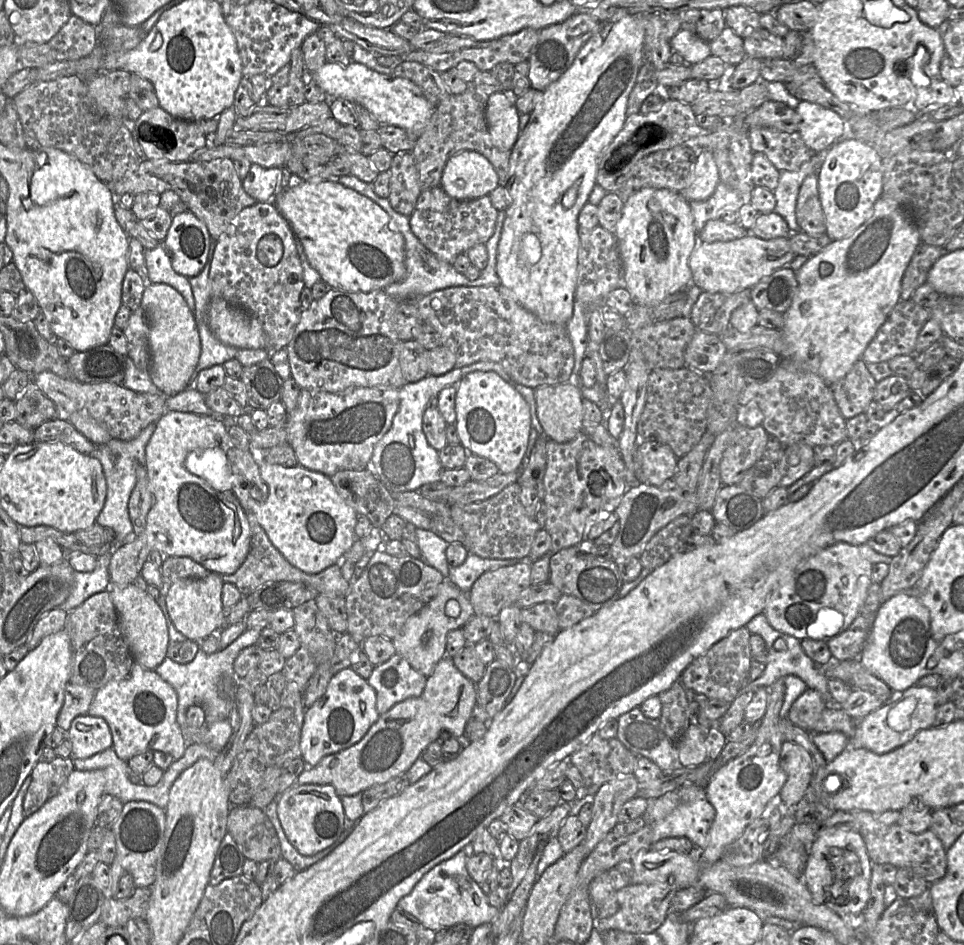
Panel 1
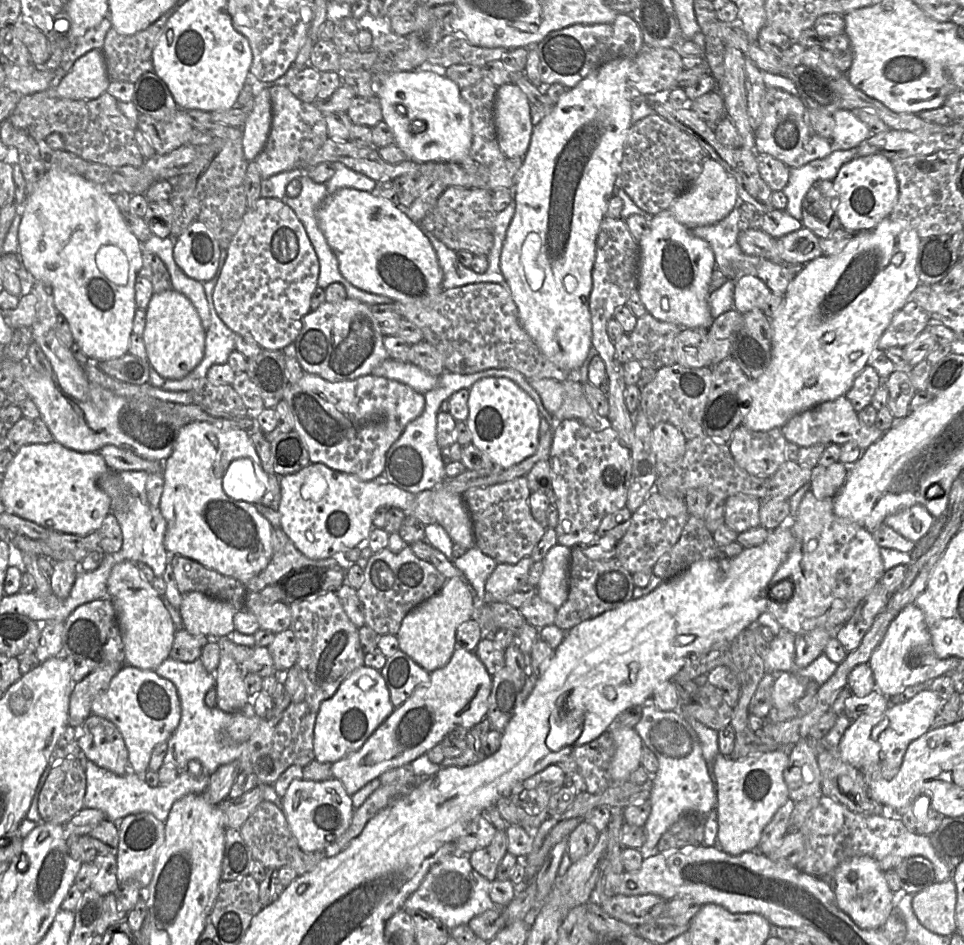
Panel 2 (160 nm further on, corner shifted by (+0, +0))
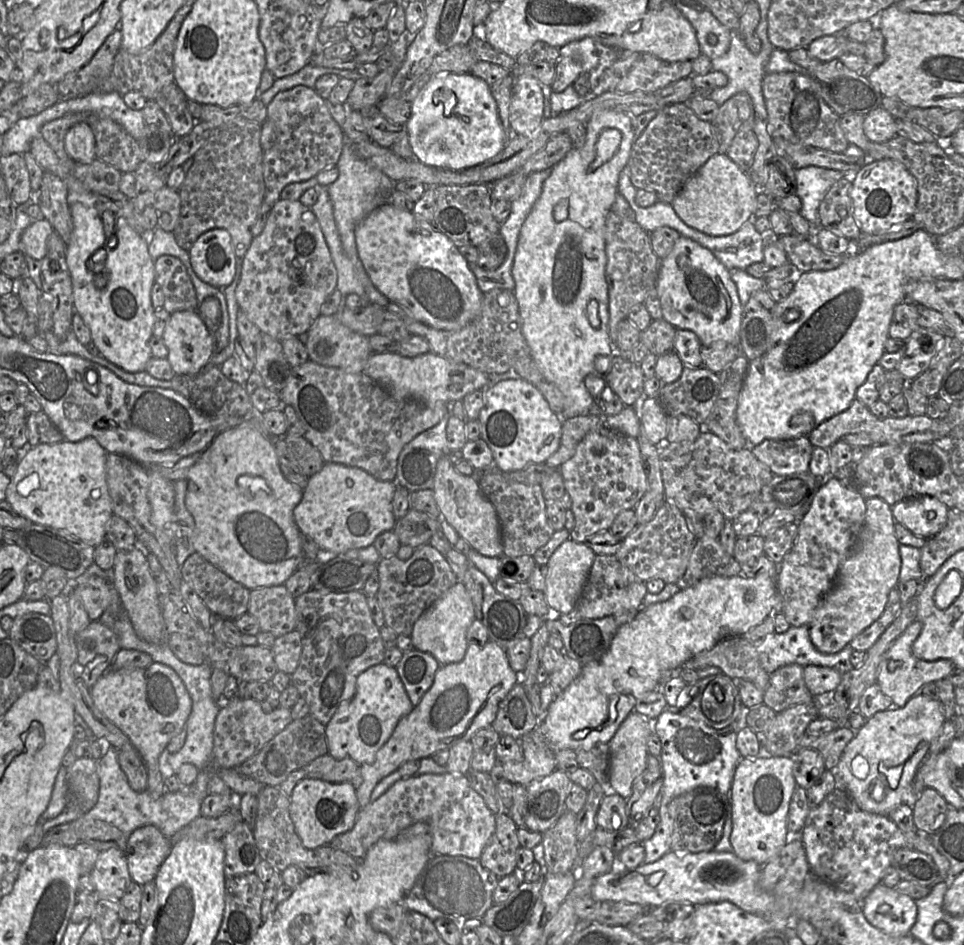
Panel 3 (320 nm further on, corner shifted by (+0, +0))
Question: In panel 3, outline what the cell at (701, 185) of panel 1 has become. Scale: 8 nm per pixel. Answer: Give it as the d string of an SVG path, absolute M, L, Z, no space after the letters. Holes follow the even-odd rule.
M726 154L709 158L680 188L671 202L675 213L688 226L712 236L736 232L754 217L758 189L747 173Z

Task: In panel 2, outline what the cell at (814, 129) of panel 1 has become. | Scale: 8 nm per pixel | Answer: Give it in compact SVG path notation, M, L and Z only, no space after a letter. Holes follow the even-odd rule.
M840 109L832 114L835 120L831 150L851 149L858 147L871 133L867 125L857 118L851 110Z

